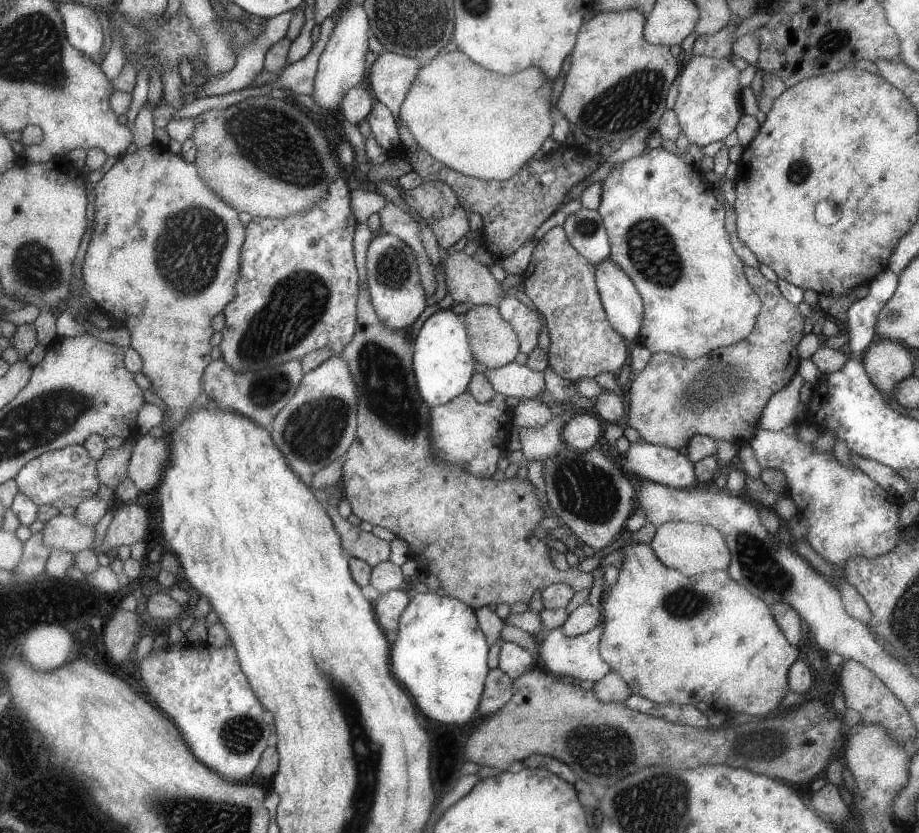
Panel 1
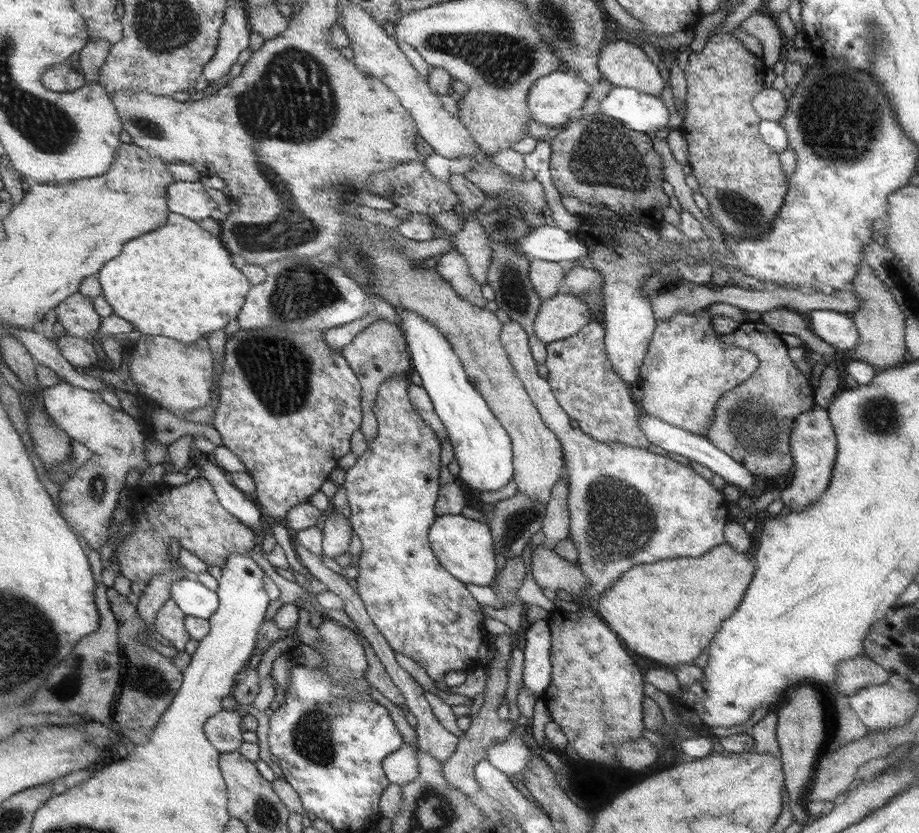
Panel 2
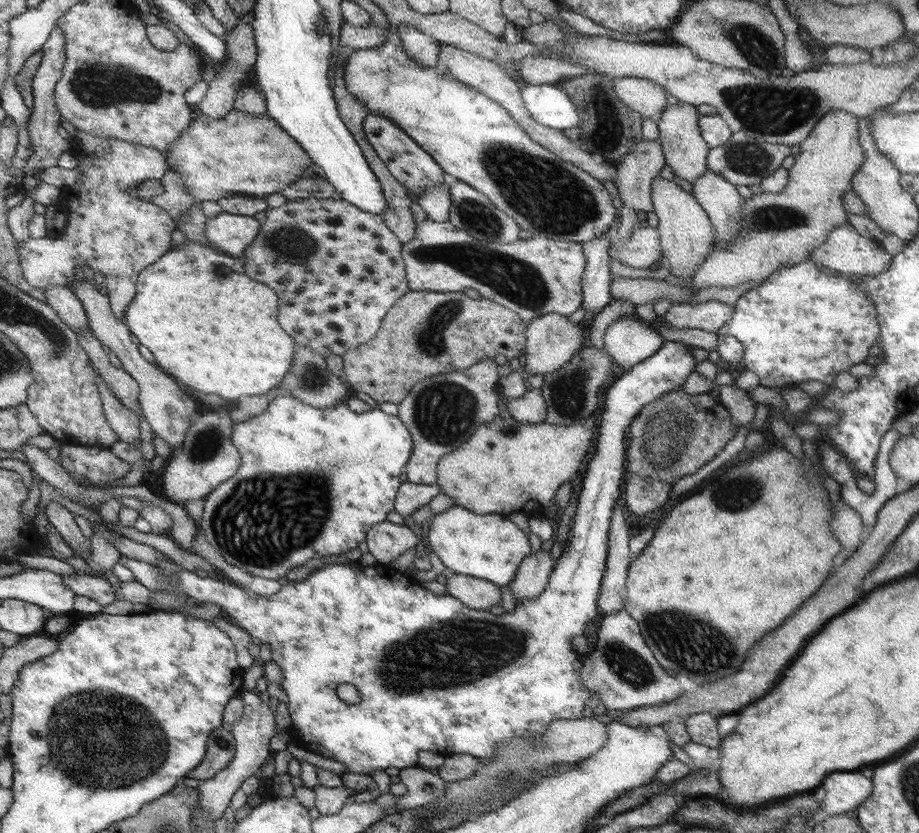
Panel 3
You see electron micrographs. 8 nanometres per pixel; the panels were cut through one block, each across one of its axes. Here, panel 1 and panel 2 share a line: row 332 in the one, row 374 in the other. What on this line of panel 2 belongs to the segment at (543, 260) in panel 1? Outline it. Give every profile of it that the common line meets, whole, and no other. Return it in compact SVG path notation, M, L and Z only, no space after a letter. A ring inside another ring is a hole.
M590 322L568 339L546 344L547 384L565 414L575 420L580 432L601 444L625 444L631 448L651 449L636 418L639 412L629 398L625 380L614 371L604 345L604 328Z

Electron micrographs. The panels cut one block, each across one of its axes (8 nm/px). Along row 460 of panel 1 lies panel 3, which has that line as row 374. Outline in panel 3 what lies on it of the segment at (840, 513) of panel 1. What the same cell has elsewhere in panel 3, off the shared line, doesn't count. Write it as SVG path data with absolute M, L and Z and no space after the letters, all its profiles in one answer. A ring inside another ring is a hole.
M839 225L828 235L823 244L814 248L813 252L809 253L801 262L797 264L787 265L786 267L779 267L773 271L763 282L757 284L752 289L749 289L743 296L740 296L733 305L733 314L729 320L722 324L717 330L716 334L726 334L736 338L744 346L744 355L742 358L743 366L747 370L754 372L759 378L759 385L766 388L777 388L777 386L796 386L798 383L805 383L807 380L817 380L822 382L824 386L832 387L835 377L840 372L848 372L849 368L854 364L864 363L865 358L869 356L869 348L875 344L875 340L880 338L880 325L877 320L876 308L872 302L858 289L854 280L870 276L870 274L883 271L890 267L892 262L891 256L877 246L873 239L861 238L851 226Z

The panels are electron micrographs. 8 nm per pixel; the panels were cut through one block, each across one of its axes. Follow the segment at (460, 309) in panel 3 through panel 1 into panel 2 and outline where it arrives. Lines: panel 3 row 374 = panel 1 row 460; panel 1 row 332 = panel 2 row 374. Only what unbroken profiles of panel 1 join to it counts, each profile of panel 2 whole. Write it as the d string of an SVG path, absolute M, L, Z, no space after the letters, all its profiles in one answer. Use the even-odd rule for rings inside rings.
M375 319L357 333L351 342L344 346L340 354L347 361L349 368L355 373L356 379L360 383L360 407L363 410L360 431L369 445L377 437L376 416L372 411L374 404L376 404L377 391L388 378L401 376L404 372L409 373L411 357L408 353L408 347L399 325L385 319Z

